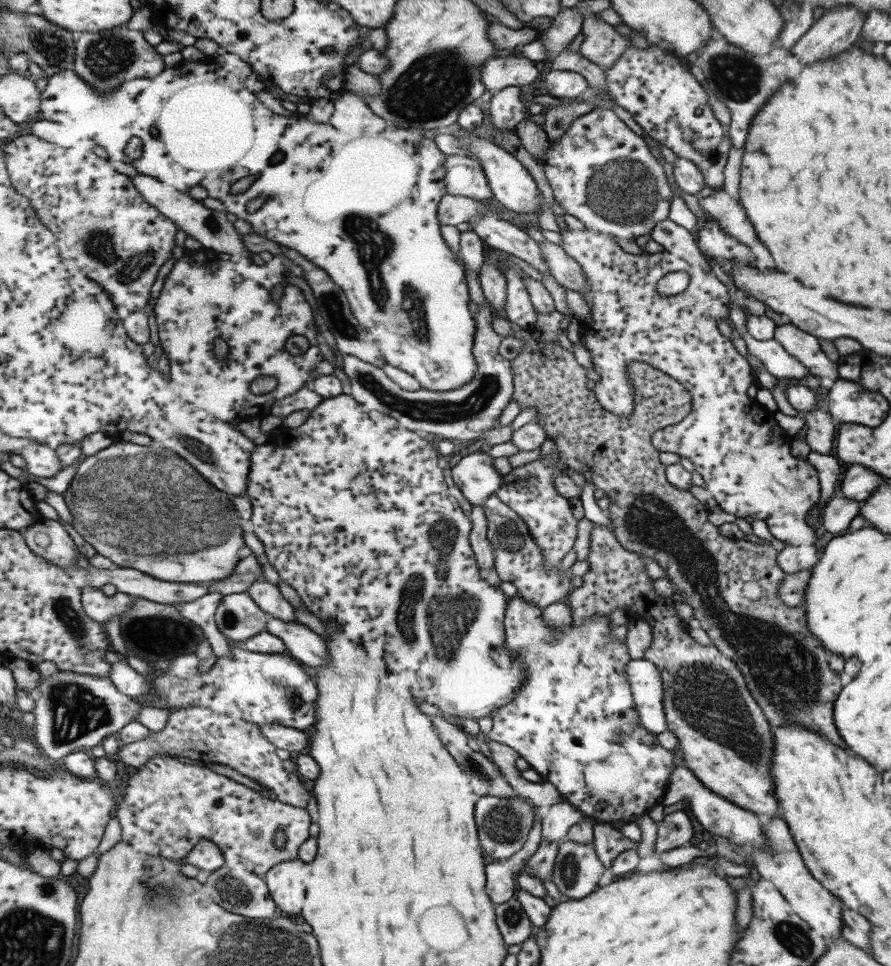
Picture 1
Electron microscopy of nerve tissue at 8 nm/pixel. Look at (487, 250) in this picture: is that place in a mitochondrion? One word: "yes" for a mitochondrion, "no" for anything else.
no

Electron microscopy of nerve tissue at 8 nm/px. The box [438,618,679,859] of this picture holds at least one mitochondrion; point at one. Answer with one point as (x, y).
(502, 825)

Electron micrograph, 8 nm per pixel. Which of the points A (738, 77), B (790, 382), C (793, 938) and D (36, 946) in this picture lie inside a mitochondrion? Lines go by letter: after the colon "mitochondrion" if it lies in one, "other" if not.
A: mitochondrion
B: other
C: mitochondrion
D: mitochondrion

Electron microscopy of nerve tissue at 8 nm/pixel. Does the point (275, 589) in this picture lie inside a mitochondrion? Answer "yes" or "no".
no

